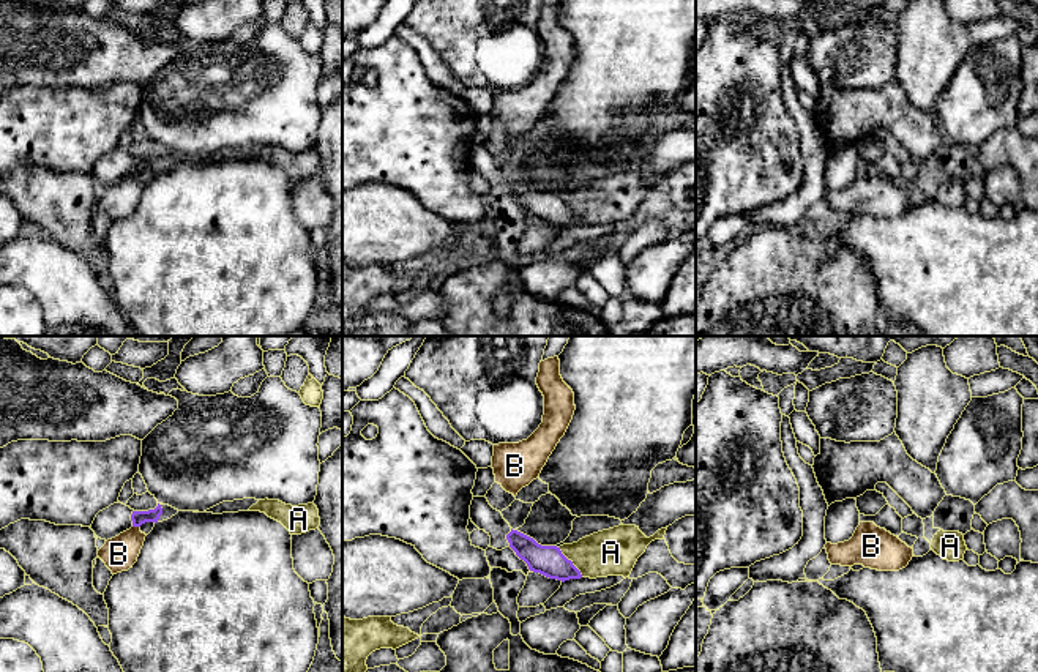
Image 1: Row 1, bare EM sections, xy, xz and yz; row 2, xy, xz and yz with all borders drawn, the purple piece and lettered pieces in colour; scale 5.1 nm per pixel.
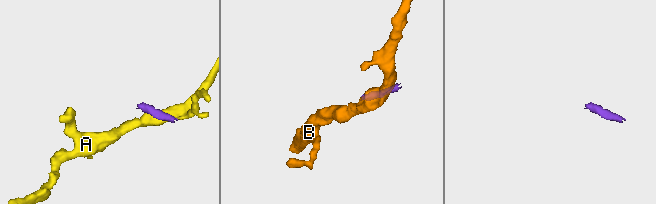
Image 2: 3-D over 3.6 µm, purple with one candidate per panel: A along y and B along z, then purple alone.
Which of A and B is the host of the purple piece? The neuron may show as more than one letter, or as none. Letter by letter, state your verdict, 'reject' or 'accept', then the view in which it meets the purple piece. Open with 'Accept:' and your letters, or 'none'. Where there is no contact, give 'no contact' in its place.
Accept: none
A: reject; contact in xz
B: reject; contact in xy

